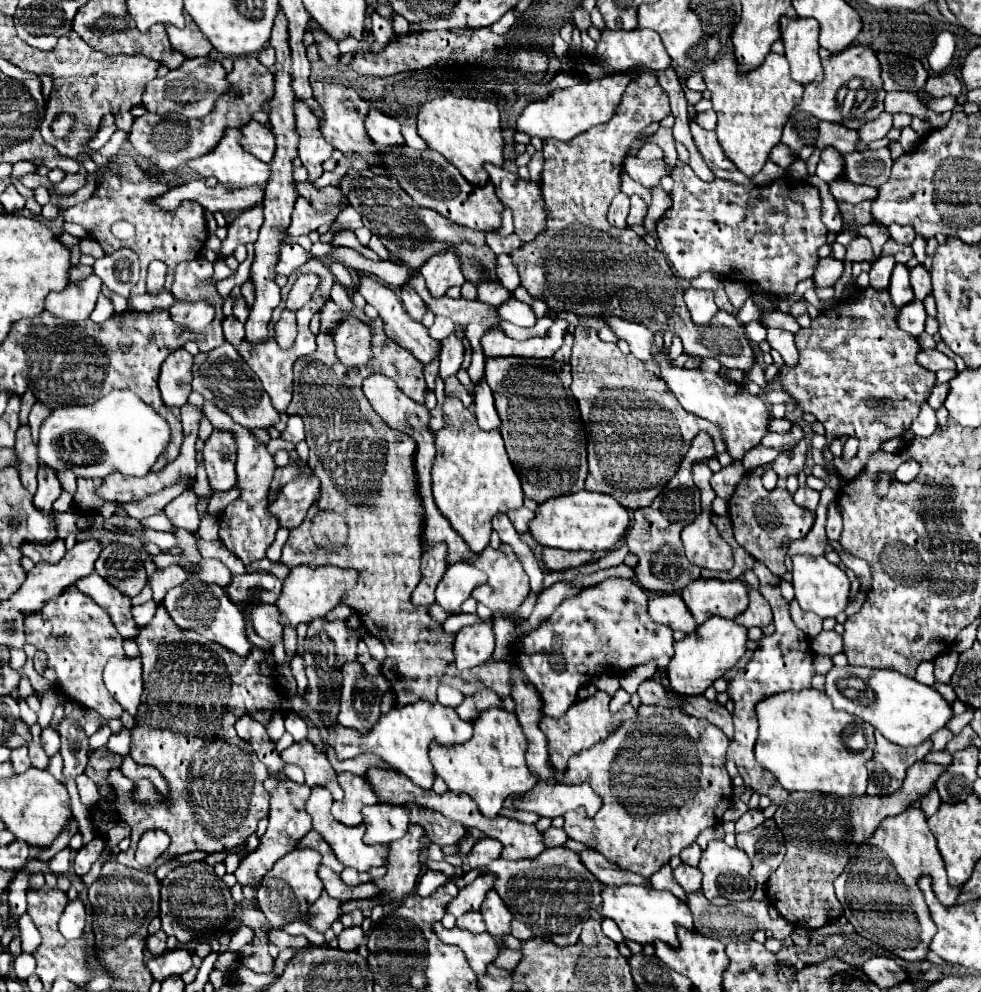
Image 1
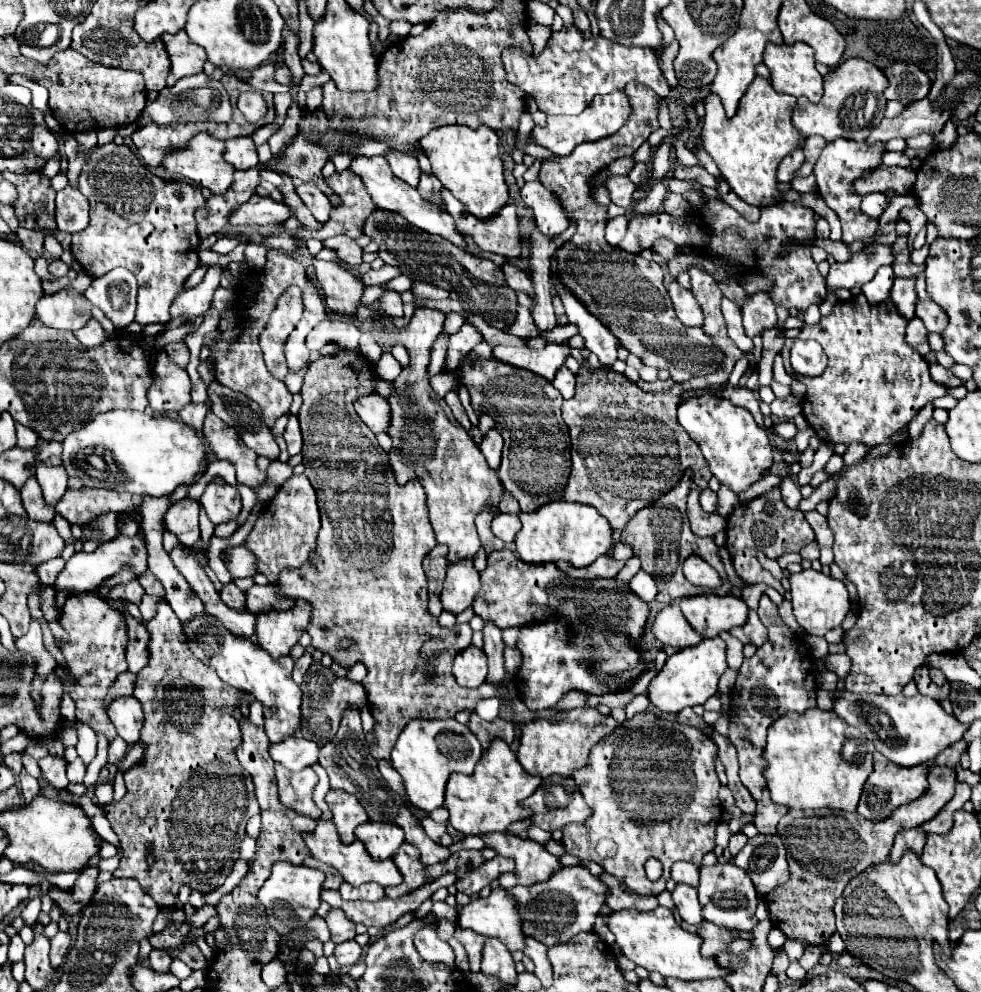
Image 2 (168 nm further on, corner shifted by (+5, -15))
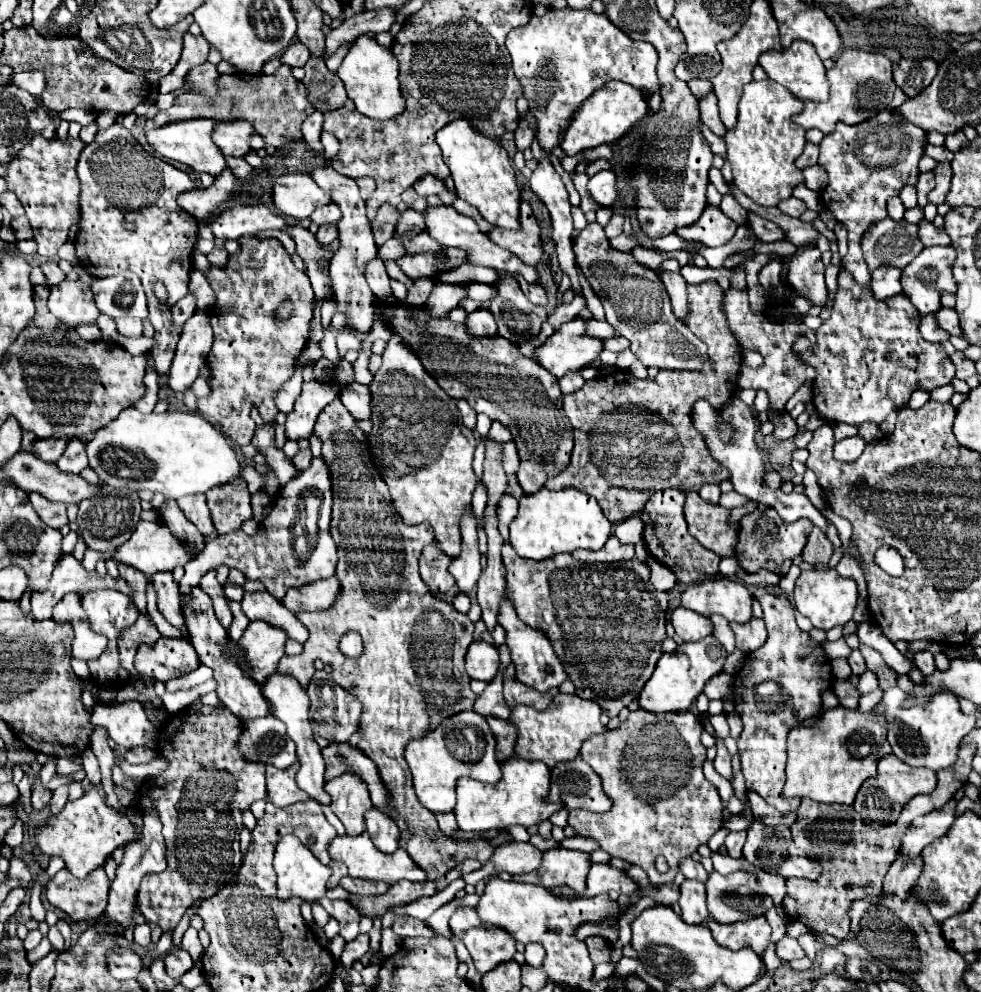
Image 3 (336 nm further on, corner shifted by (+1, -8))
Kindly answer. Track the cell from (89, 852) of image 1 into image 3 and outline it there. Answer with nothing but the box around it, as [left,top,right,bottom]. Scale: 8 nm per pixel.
[46,869,110,921]

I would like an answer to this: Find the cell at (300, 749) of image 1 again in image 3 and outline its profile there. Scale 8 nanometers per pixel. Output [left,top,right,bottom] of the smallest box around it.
[266,763,310,807]

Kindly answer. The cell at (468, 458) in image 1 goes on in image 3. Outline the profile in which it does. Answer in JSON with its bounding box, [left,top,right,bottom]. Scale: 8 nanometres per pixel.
[372,333,478,557]

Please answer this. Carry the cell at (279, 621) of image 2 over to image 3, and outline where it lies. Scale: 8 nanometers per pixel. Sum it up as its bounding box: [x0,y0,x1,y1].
[238,621,288,683]

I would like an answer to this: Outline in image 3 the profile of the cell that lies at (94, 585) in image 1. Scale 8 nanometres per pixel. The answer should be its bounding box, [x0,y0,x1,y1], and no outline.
[134,637,200,681]

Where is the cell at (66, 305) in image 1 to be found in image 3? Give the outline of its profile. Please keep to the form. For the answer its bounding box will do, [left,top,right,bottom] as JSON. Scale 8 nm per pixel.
[48,279,100,327]

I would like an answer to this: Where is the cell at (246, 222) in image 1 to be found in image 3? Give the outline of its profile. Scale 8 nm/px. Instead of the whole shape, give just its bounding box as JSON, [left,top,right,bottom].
[168,309,212,393]

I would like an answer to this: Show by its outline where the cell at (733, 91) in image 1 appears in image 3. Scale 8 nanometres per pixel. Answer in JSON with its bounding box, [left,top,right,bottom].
[724,79,806,205]

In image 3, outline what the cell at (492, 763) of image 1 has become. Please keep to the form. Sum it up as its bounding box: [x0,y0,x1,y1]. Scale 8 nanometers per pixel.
[456,757,564,831]

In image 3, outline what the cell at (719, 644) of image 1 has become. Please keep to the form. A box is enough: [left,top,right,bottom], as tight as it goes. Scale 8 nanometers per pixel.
[638,635,728,713]

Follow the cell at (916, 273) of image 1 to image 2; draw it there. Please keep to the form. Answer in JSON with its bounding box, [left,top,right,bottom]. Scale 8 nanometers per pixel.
[916,300,948,334]

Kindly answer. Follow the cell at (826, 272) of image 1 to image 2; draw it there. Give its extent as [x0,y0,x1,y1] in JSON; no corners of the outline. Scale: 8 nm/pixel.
[826,244,894,290]

